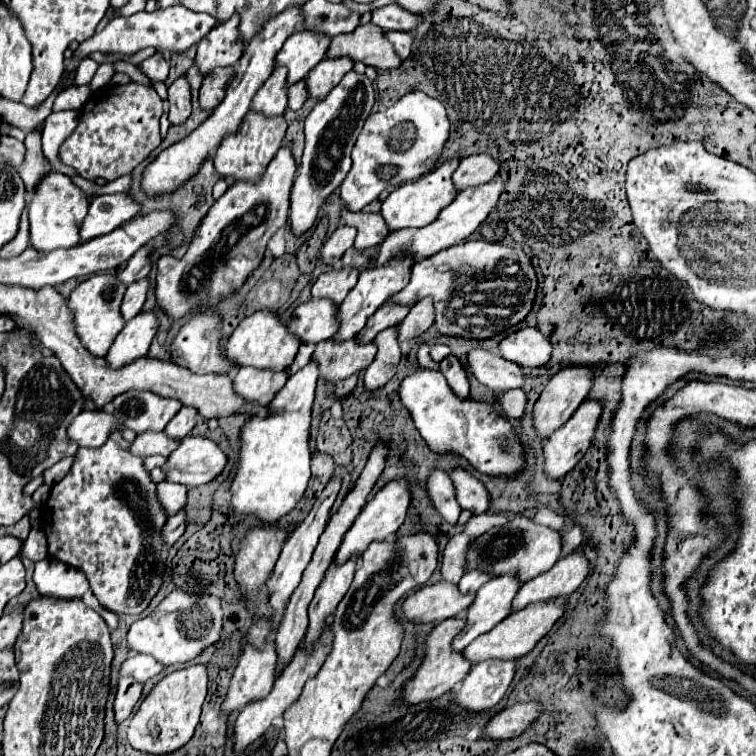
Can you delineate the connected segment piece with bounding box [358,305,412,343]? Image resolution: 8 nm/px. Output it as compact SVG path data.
M382 305L366 323L366 327L358 333L358 339L362 343L366 341L372 341L380 331L388 329L388 327L394 327L398 325L410 311L412 307L408 305Z

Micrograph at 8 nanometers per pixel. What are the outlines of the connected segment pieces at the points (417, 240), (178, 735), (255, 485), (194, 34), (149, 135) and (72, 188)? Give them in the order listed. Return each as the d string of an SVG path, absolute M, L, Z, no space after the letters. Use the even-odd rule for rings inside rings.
M494 177L492 181L488 181L488 183L484 183L484 185L478 185L478 187L468 187L468 189L464 189L464 191L458 193L456 201L450 203L450 205L440 213L440 217L438 217L434 223L430 223L430 225L426 225L426 227L422 227L422 229L400 229L400 231L394 231L394 233L390 233L390 235L386 237L386 241L384 241L378 249L368 249L366 253L358 253L358 251L352 247L352 249L348 249L346 255L342 257L342 267L352 265L352 267L356 267L356 269L360 269L360 271L372 269L372 267L380 267L380 265L384 265L384 263L392 257L392 253L394 253L396 249L412 249L412 251L416 253L416 257L426 259L426 257L430 257L430 255L434 255L434 253L438 253L438 251L442 251L442 249L446 249L446 247L452 247L452 245L456 245L456 243L462 243L468 235L472 235L472 233L476 231L476 227L478 227L478 225L488 217L488 213L496 207L496 201L498 201L498 197L500 197L500 191L504 191L504 181L502 181L500 177ZM368 253L378 253L378 257L376 257L374 263L368 259Z
M192 665L164 677L140 703L138 713L132 717L128 727L128 743L134 749L150 755L164 755L184 747L192 739L198 725L200 709L206 697L206 683L208 675L204 665Z
M310 361L298 373L288 377L288 383L270 403L276 409L270 417L252 417L242 429L240 467L232 483L234 513L254 513L266 523L276 523L302 499L310 481L310 409L314 401L318 369Z
M182 5L168 7L168 9L156 9L152 13L142 11L142 13L136 13L136 15L128 17L128 19L118 17L118 19L110 21L100 33L96 33L88 41L80 43L80 47L74 53L74 59L84 59L92 51L100 51L100 53L106 53L106 55L124 53L124 55L130 57L136 51L144 49L144 47L164 48L171 52L182 53L190 45L194 45L200 39L204 39L214 25L216 25L214 17L204 15L204 13L194 13L194 11L190 11L190 9L182 7Z
M142 83L106 85L82 107L78 115L78 127L60 145L60 159L64 165L74 167L78 175L88 181L114 181L120 175L128 175L160 145L162 113L162 99L152 87Z
M50 173L40 181L36 187L32 201L30 201L30 243L38 251L52 251L52 249L68 249L80 243L80 225L88 213L88 197L82 189L78 189L70 177L62 173Z

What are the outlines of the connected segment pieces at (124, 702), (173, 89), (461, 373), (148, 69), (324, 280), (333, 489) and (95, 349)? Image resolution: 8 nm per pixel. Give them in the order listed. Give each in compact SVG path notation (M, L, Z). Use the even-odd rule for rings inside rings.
M120 677L116 703L114 703L114 711L116 711L116 721L118 723L122 723L132 713L134 705L142 697L142 687L144 685L138 683L138 681L132 681L132 677Z
M182 75L168 87L168 103L170 103L168 119L172 125L180 125L188 119L190 99L192 99L190 97L190 83L188 83L186 75Z
M450 355L446 357L444 361L440 361L440 371L444 373L448 385L454 389L454 393L462 399L466 399L470 395L470 383L468 383L468 377L466 377L466 371L460 363L458 357Z
M156 51L150 59L142 61L142 69L144 73L150 77L150 79L156 79L156 81L166 81L168 77L168 69L170 69L170 63Z
M342 269L342 271L322 273L312 285L312 297L314 299L328 297L336 305L340 305L344 301L344 297L354 289L354 285L358 281L358 275L360 273L356 273L356 269Z
M332 475L332 479L326 483L324 491L320 493L320 497L316 499L316 503L312 505L310 513L306 515L306 519L292 531L292 535L290 535L288 541L284 543L282 553L280 553L280 559L278 559L278 563L276 563L276 567L274 567L274 573L272 573L272 577L268 579L268 589L272 591L272 593L270 593L270 605L274 607L276 615L274 615L270 621L258 621L258 623L254 623L254 625L248 629L248 633L244 635L244 637L248 637L256 647L262 645L264 637L268 635L268 631L278 629L278 625L280 625L280 621L282 621L284 605L288 603L292 591L298 587L298 583L300 583L300 579L302 579L302 571L306 569L308 561L312 559L312 553L314 553L316 543L318 543L318 537L322 535L322 531L324 531L324 527L326 527L326 523L328 523L328 519L330 519L330 509L332 509L334 501L336 501L336 495L338 495L338 491L340 491L340 485L342 485L342 477L340 477L340 475Z
M102 273L80 283L68 299L68 309L74 313L74 321L76 321L76 333L82 345L96 357L106 357L112 341L124 327L124 319L120 313L124 291L126 291L126 285L118 281L114 273Z

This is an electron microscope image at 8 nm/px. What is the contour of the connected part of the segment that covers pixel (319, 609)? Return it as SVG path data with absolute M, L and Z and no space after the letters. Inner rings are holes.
M358 555L348 559L344 565L336 565L336 561L332 561L332 565L328 567L328 573L324 575L324 581L318 585L316 597L312 599L308 609L308 615L310 615L310 627L306 633L308 647L312 645L312 641L316 641L316 637L320 637L328 617L332 617L332 613L336 611L336 605L346 595L356 571L356 563L358 563Z

